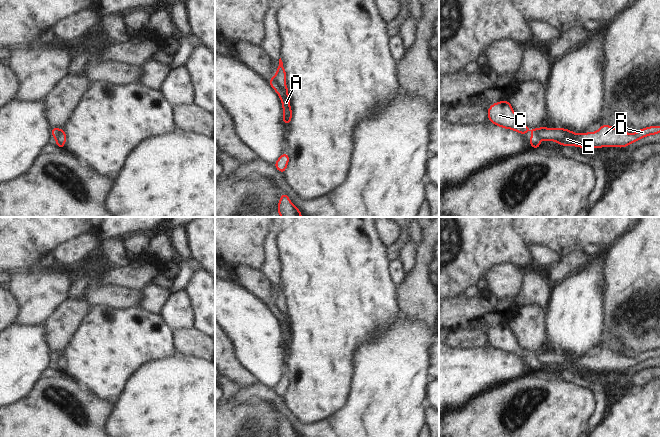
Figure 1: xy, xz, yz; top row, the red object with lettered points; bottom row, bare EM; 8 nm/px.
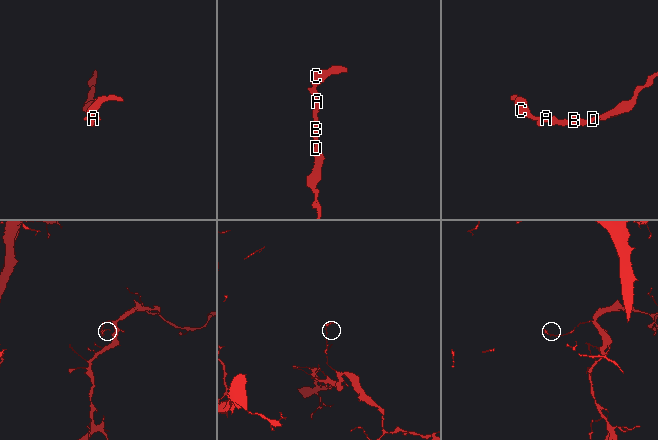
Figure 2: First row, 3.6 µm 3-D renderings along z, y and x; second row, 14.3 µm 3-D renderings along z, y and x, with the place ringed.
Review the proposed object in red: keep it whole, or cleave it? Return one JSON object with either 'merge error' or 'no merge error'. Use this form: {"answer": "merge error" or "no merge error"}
{"answer": "merge error"}

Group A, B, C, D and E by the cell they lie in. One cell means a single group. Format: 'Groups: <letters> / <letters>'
Groups: A B D E / C

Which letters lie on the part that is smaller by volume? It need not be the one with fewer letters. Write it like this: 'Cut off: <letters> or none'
Cut off: C

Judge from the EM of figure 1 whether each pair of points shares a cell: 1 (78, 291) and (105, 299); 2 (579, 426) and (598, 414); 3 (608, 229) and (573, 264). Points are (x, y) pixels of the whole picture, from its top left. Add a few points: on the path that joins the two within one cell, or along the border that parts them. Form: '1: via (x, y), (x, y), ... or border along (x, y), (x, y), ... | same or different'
1: border along (92, 283), (85, 296) | different
2: border along (594, 397), (595, 408), (589, 417), (588, 426) | different
3: border along (582, 248), (561, 257) | different

